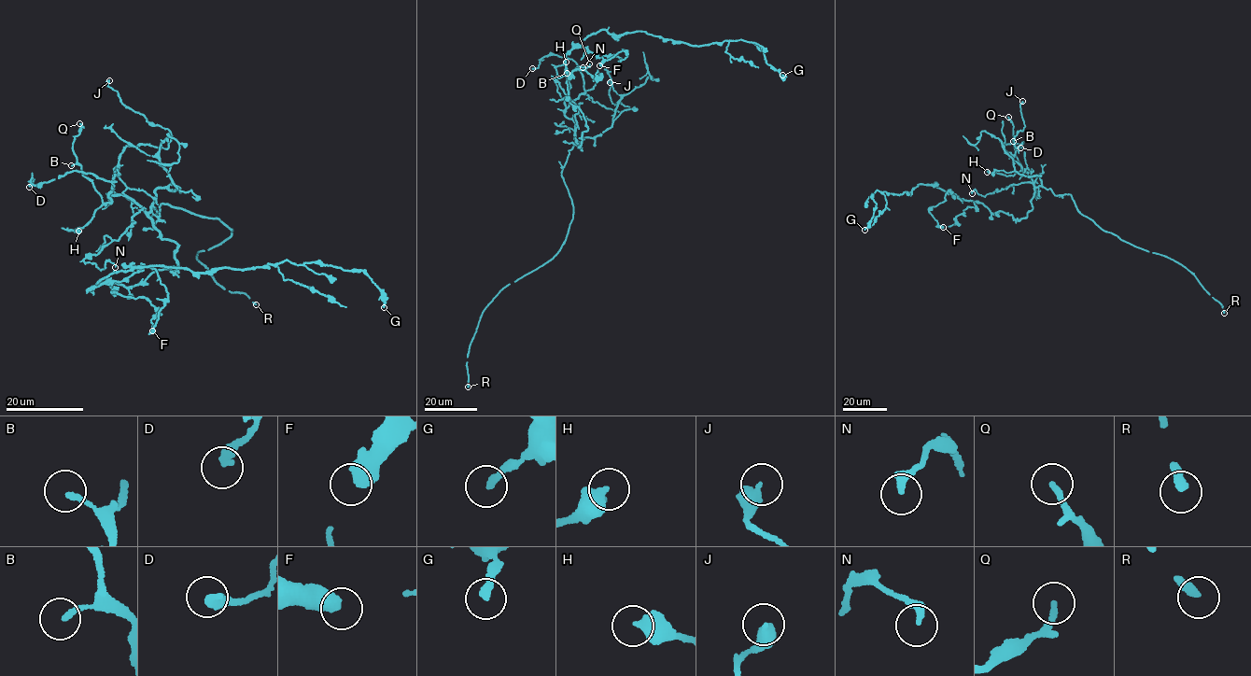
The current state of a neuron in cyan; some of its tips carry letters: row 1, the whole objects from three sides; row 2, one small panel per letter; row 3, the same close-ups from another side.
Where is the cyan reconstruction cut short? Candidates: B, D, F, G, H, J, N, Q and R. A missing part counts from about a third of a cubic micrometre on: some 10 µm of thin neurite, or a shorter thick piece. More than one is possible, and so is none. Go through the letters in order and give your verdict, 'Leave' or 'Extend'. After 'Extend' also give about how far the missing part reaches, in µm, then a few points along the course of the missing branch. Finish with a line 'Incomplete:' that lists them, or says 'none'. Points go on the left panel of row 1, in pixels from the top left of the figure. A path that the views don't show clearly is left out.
B: Leave
D: Leave
F: Leave
G: Leave
H: Leave
J: Leave
N: Leave
Q: Leave
R: Extend. Missing length about 45 µm
Incomplete: R

